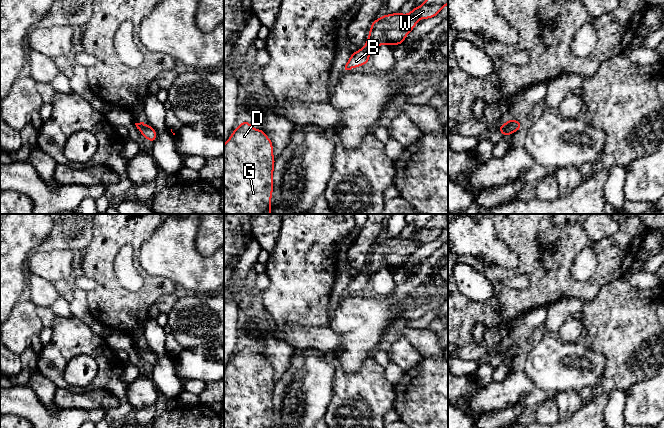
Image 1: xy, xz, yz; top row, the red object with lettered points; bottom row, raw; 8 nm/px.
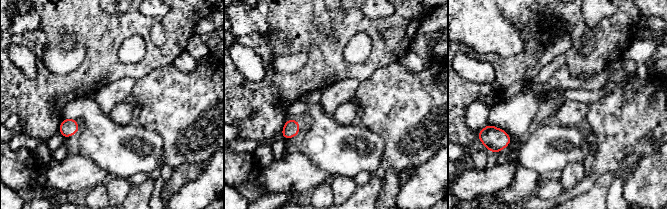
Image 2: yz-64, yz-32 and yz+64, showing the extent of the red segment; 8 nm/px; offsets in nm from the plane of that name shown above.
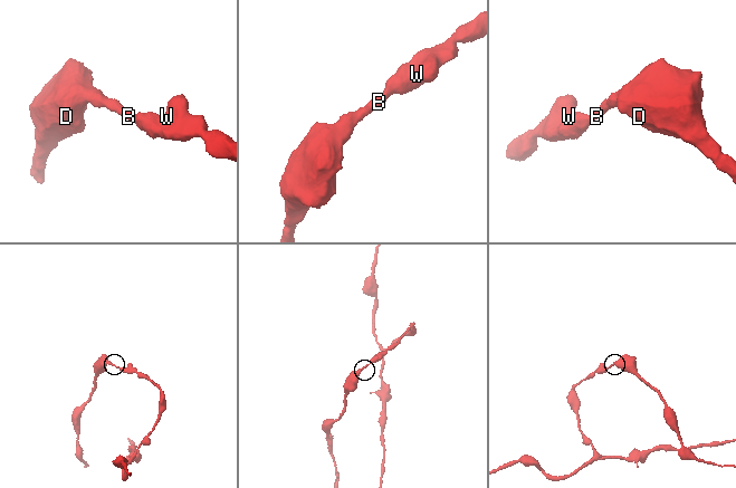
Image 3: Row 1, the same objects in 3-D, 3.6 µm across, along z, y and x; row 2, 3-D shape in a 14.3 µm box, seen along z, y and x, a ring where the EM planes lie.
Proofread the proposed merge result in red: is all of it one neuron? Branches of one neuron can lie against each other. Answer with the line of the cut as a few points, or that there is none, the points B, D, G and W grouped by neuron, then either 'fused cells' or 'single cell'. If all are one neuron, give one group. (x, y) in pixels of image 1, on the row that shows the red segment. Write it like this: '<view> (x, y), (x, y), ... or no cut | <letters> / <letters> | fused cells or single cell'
no cut | B D G W | single cell

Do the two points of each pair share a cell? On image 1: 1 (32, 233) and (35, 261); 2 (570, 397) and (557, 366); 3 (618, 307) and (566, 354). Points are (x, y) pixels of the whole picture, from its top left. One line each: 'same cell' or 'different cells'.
1: different cells
2: different cells
3: different cells

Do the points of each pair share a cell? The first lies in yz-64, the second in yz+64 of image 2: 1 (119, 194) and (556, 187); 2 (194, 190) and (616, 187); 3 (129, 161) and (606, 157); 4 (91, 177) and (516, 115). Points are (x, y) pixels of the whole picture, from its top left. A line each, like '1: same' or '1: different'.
1: different
2: different
3: different
4: different

